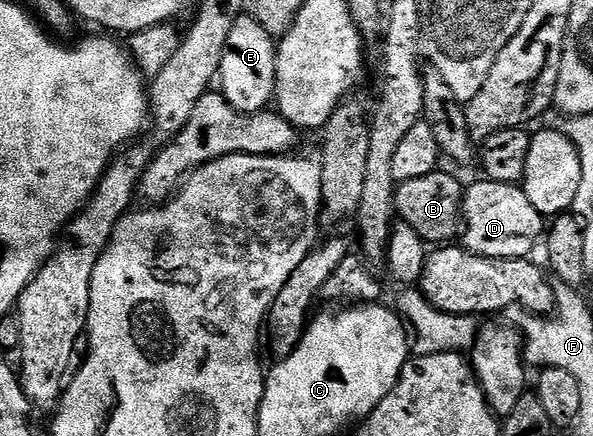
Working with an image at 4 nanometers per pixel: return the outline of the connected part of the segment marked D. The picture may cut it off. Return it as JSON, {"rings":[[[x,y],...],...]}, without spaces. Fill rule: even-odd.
{"rings":[[[483,181],[469,186],[462,204],[462,246],[483,259],[526,259],[546,231],[545,216],[530,205],[523,186]]]}

